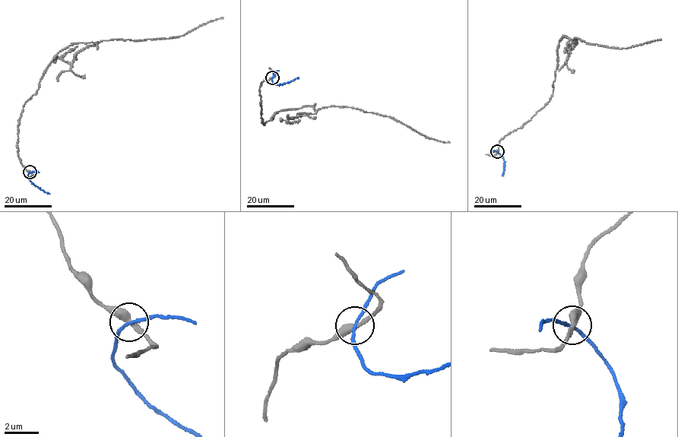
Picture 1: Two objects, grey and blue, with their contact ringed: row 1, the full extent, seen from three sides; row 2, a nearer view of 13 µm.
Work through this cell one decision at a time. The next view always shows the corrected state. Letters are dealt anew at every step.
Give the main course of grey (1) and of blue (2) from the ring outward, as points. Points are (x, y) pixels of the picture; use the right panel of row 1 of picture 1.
1: (497, 151), (499, 142), (549, 101), (558, 59), (556, 50), (562, 37), (620, 49), (661, 39)
2: (497, 151), (504, 163), (502, 175)

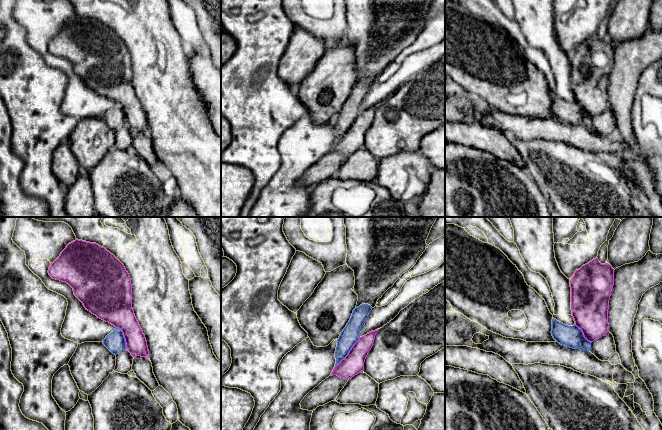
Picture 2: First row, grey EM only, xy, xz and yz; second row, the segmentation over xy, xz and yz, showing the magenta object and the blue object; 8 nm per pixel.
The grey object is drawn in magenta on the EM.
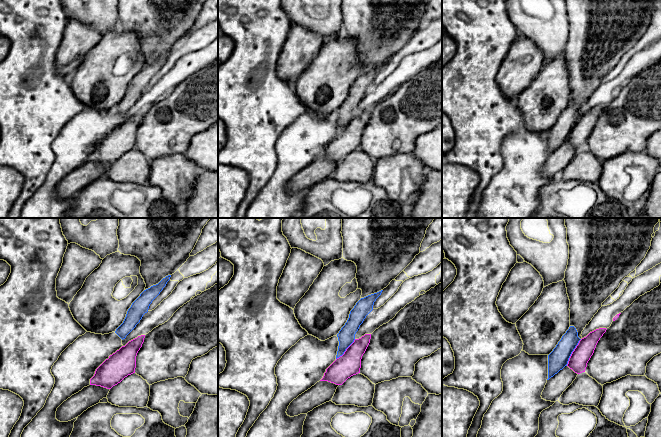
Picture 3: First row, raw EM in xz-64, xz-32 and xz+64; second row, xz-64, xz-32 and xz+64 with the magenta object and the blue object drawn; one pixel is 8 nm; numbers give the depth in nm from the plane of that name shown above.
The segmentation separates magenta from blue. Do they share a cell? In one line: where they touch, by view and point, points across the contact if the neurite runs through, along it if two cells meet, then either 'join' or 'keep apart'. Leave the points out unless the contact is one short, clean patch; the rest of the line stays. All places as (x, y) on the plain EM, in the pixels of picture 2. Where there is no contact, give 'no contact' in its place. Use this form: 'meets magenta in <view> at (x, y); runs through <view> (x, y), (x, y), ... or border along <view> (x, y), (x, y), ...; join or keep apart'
meets magenta in xz at (349, 128); border along xz (360, 113), (335, 142); keep apart

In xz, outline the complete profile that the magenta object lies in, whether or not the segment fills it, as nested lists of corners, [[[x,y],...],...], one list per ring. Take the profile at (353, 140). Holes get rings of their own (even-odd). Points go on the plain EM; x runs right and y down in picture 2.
[[[379,105],[371,107],[359,114],[348,131],[334,143],[331,152],[337,151],[344,155],[351,155],[364,146],[365,135],[371,126],[375,111]]]

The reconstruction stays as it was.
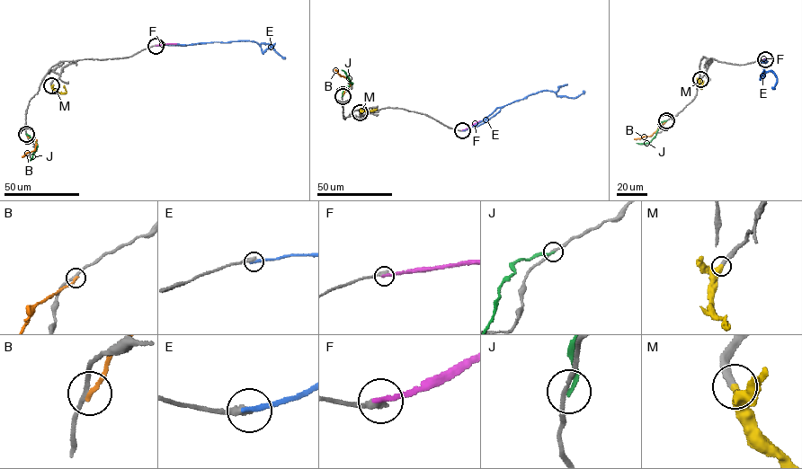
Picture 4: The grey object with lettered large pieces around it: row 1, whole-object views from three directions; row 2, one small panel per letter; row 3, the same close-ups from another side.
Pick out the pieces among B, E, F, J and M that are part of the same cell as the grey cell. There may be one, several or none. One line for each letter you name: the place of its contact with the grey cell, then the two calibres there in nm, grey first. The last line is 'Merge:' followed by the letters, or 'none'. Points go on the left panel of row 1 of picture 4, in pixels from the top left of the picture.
M: (51, 85) | 320/400 nm
Merge: M

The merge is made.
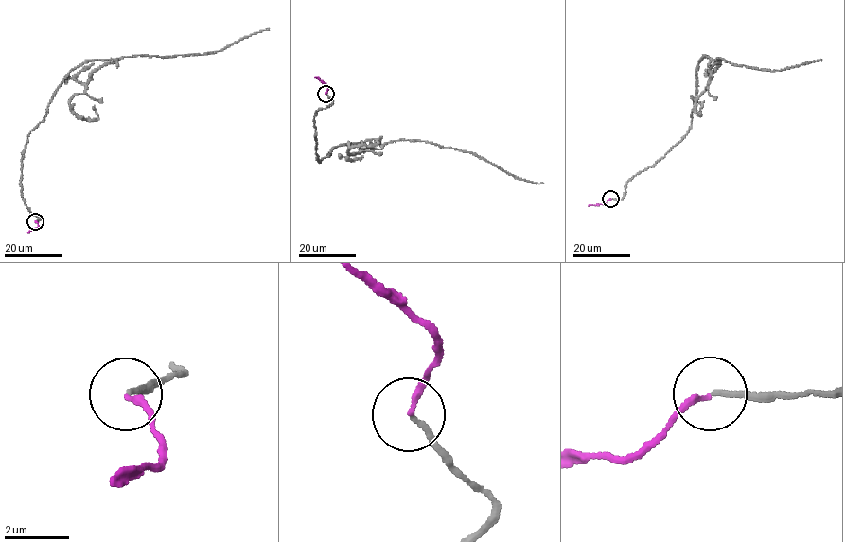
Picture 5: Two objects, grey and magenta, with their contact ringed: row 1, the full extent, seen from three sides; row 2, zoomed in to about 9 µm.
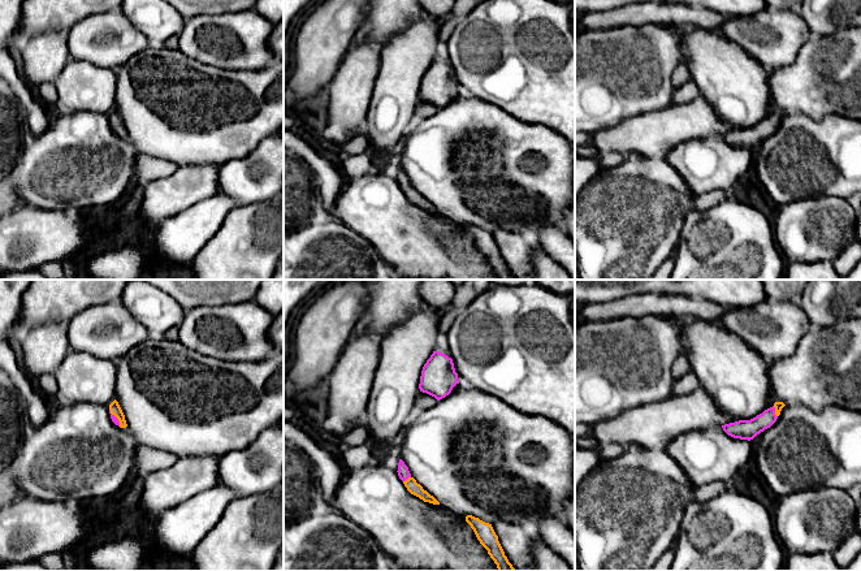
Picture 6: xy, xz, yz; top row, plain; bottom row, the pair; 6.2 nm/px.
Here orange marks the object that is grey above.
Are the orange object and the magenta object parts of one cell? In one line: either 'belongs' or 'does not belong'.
belongs

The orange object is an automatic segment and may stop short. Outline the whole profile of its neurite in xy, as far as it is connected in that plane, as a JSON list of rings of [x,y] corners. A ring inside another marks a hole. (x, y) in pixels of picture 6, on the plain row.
[[[116,108],[109,113],[109,122],[111,122],[112,130],[116,134],[118,134],[120,137],[127,135],[126,129],[125,129],[125,124]]]

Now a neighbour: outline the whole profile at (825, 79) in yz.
[[[861,27],[841,29],[828,36],[810,35],[793,64],[771,70],[770,108],[784,113],[804,113],[813,120],[838,114],[861,121]]]

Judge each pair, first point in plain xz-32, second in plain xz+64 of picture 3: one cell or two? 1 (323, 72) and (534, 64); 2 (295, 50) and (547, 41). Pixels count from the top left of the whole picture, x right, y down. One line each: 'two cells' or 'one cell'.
1: two cells
2: two cells

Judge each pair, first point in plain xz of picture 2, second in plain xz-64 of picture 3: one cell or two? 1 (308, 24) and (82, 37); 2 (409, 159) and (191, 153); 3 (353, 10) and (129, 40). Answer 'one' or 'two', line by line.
1: two
2: two
3: two

